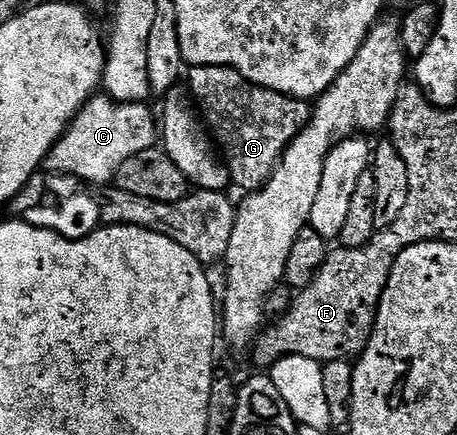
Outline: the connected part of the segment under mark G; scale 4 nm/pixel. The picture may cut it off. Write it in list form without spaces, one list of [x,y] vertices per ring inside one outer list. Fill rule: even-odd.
[[[227,64],[190,67],[187,80],[188,76],[187,87],[196,107],[229,165],[230,181],[245,188],[246,193],[260,190],[271,178],[289,143],[308,124],[310,105],[294,96],[252,84]]]

